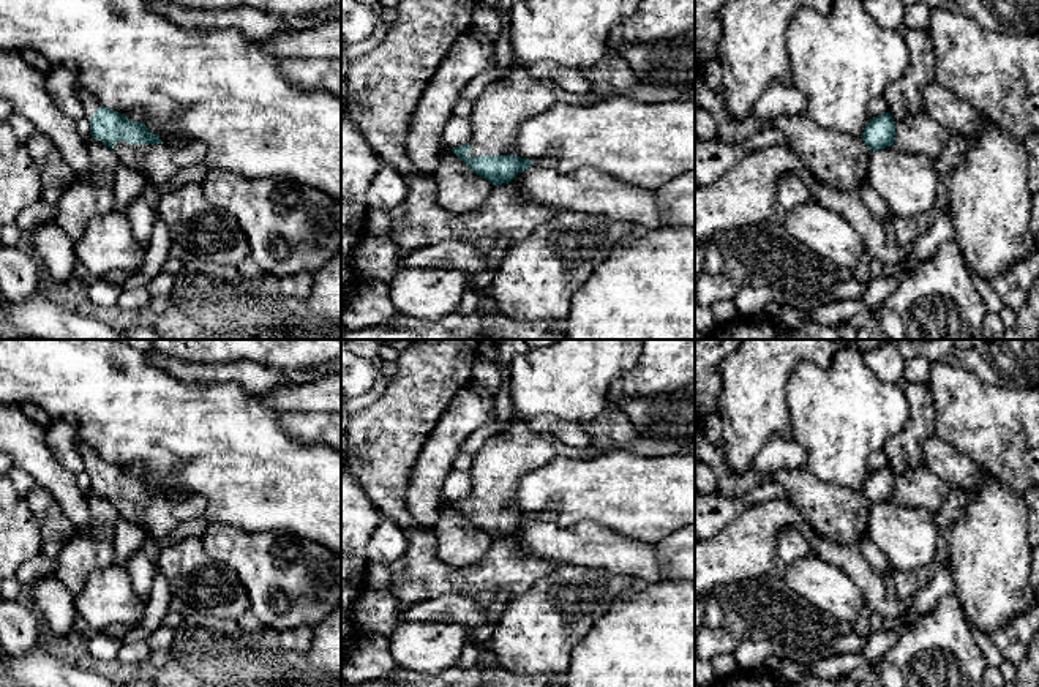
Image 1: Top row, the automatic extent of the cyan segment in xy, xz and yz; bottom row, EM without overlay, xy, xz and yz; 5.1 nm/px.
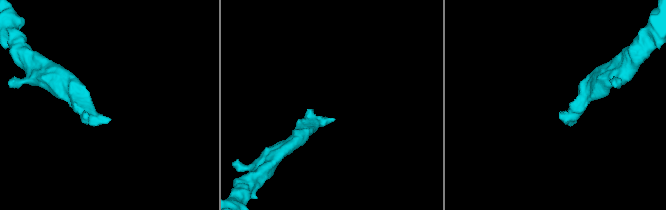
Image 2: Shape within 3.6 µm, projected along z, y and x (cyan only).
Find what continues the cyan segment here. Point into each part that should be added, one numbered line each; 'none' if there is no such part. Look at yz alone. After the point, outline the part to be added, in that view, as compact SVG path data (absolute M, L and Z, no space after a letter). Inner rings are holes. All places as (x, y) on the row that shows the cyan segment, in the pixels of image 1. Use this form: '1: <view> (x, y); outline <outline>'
1: yz (840, 161); outline M695 74L695 106L703 107L712 117L717 137L728 144L742 144L756 131L771 126L778 130L786 147L834 190L857 190L867 182L867 167L872 152L862 137L835 134L813 123L807 114L783 114L771 122L734 120L718 92L709 88Z

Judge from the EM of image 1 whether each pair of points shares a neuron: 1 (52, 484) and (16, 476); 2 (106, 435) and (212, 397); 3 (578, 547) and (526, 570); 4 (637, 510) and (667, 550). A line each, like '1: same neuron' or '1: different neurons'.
1: different neurons
2: same neuron
3: different neurons
4: different neurons

